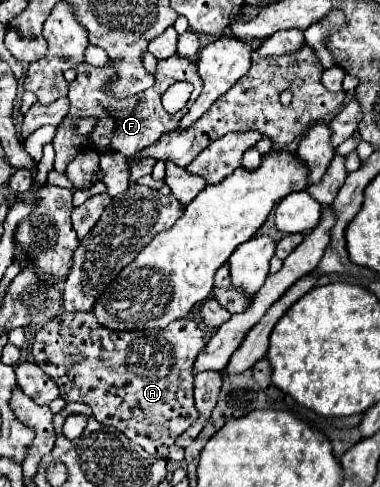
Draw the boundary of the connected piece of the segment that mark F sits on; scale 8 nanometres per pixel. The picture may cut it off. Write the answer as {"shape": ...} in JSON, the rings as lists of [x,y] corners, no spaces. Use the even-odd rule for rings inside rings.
{"shape":[[[173,55],[165,61],[157,61],[157,71],[155,71],[155,85],[139,95],[127,97],[127,99],[115,99],[111,97],[105,86],[116,80],[115,64],[113,61],[107,61],[103,68],[91,67],[89,63],[81,63],[77,69],[77,79],[69,83],[69,101],[71,109],[67,117],[59,123],[55,137],[53,137],[53,147],[55,147],[55,171],[65,173],[65,167],[81,153],[87,149],[107,153],[107,151],[119,151],[121,155],[133,157],[139,149],[155,143],[163,133],[171,131],[171,117],[183,117],[187,111],[179,111],[175,115],[169,115],[163,105],[161,105],[161,95],[169,89],[169,85],[185,79],[195,85],[195,91],[191,95],[191,103],[199,97],[201,93],[201,79],[197,75],[197,65],[191,59],[183,59],[179,55]],[[83,117],[93,117],[97,123],[91,133],[79,135],[77,133],[77,121]]]}

